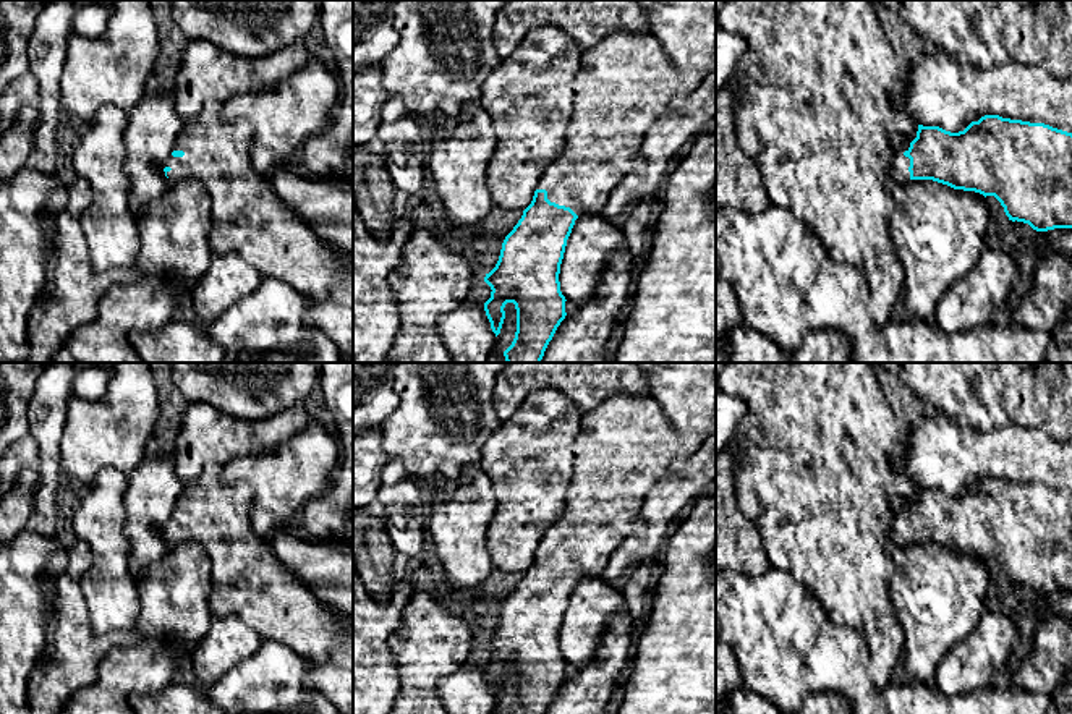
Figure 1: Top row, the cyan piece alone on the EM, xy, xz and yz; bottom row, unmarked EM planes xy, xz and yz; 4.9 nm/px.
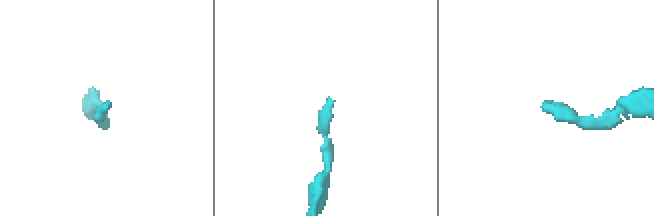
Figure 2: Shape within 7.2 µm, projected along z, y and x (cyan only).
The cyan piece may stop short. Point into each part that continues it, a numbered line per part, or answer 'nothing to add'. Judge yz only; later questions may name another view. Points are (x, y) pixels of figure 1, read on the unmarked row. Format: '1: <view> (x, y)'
1: yz (901, 526)

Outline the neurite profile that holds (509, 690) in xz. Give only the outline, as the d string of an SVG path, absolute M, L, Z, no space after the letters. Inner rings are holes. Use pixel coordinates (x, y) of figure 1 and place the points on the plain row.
M507 665L504 674L505 674L505 682L504 682L500 696L497 698L497 704L492 711L492 714L505 714L515 701L515 695L517 695L517 672L515 672L515 667Z

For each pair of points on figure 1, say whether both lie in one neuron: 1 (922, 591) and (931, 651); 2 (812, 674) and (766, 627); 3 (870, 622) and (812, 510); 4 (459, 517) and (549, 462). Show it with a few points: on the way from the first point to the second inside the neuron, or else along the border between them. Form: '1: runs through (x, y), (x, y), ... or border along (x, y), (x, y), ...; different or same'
1: runs through (931, 606), (931, 637); same
2: runs through (799, 664), (779, 640); same
3: runs through (859, 594), (849, 573), (847, 560), (834, 538); same
4: border along (478, 463), (494, 492), (494, 515), (486, 533); different

